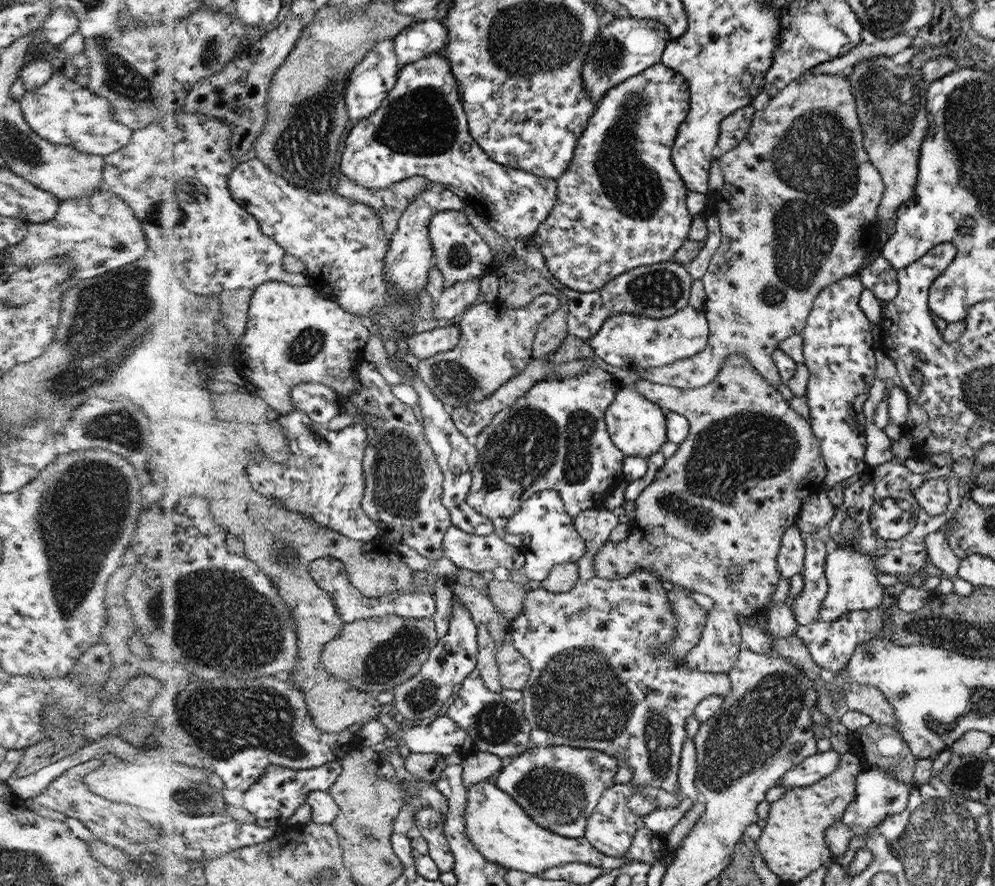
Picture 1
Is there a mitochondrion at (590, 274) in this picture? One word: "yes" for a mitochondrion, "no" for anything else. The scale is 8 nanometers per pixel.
no

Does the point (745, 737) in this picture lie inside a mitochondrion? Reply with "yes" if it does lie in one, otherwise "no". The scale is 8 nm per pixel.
yes

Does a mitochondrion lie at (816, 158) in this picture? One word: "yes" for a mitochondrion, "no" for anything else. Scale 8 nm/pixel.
yes

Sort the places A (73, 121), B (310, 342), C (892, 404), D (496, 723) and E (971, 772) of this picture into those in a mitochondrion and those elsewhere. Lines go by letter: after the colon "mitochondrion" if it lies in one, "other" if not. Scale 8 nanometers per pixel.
A: other
B: mitochondrion
C: other
D: mitochondrion
E: mitochondrion

